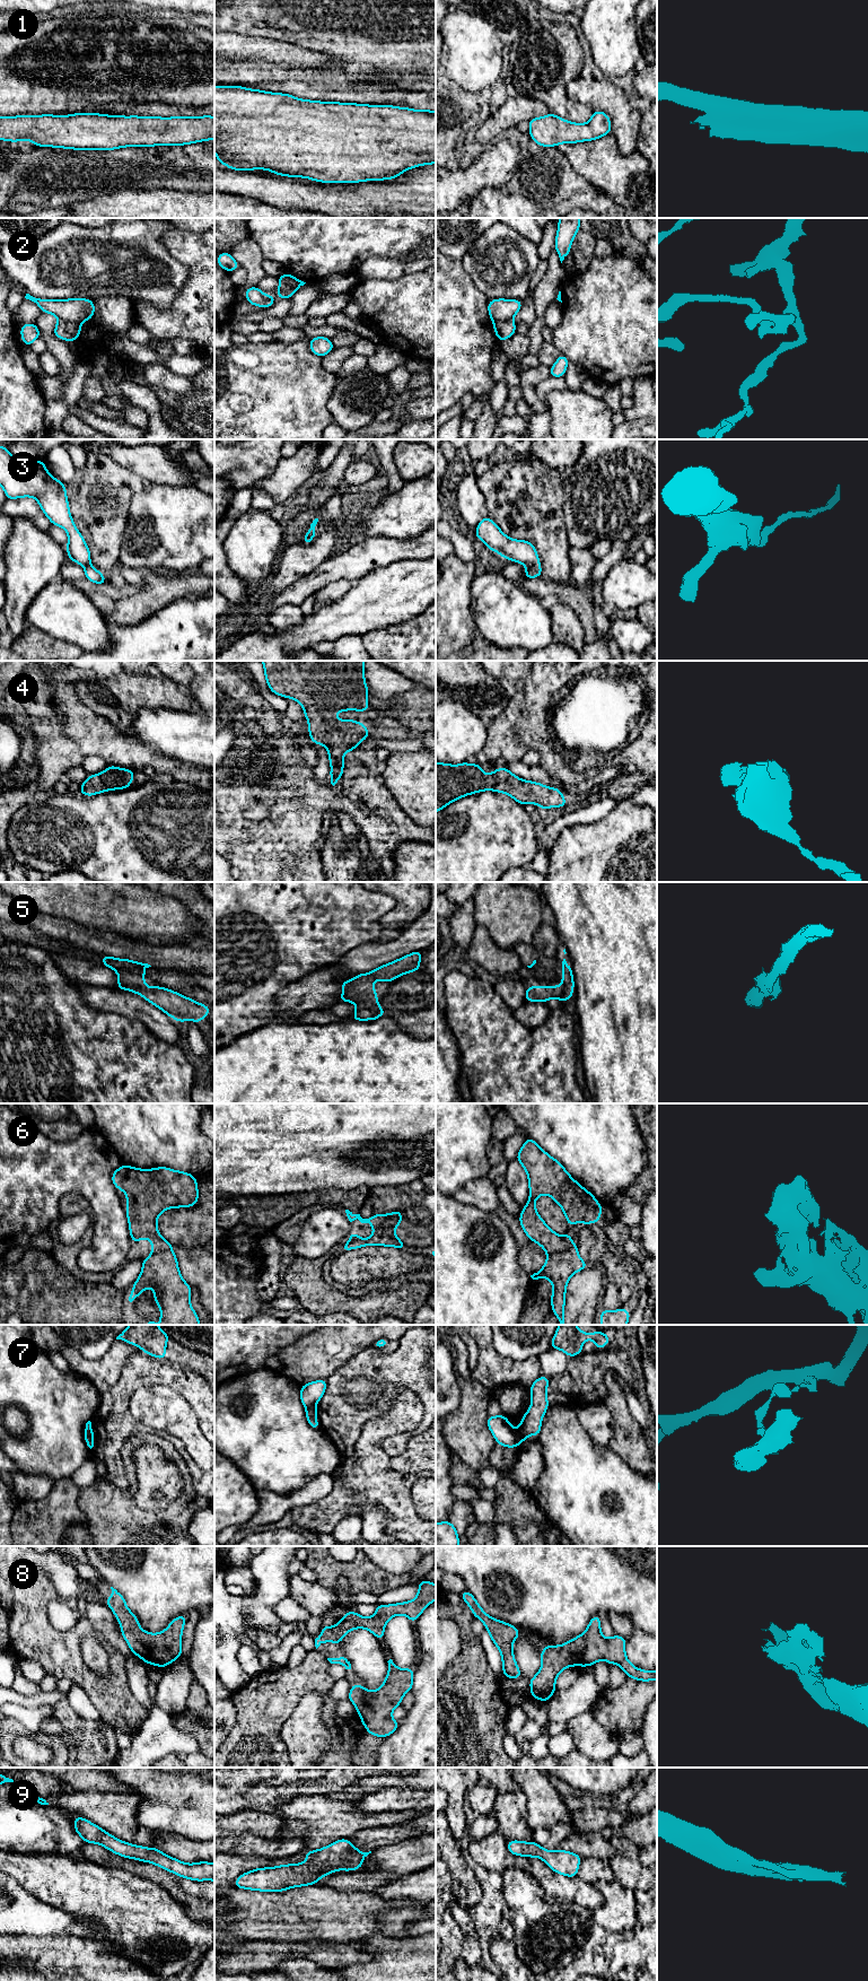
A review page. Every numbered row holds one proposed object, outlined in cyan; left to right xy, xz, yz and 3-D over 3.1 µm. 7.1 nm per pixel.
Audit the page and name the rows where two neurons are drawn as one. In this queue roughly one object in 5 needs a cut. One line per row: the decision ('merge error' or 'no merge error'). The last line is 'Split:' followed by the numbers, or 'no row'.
1: no merge error
2: merge error
3: no merge error
4: no merge error
5: no merge error
6: merge error
7: merge error
8: no merge error
9: no merge error
Split: 2, 6, 7

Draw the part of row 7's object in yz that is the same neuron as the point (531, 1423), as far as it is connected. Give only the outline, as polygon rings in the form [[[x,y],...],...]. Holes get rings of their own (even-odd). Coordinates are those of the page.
[[[540,1376],[529,1387],[532,1405],[524,1414],[517,1431],[520,1442],[527,1440],[529,1433],[536,1437],[541,1433],[542,1419],[550,1406],[546,1396],[549,1384],[550,1377]]]

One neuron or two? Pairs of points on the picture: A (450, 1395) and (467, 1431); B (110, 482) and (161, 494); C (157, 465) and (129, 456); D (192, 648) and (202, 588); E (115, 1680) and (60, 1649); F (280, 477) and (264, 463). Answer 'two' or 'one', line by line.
A: two
B: two
C: one
D: two
E: one
F: two

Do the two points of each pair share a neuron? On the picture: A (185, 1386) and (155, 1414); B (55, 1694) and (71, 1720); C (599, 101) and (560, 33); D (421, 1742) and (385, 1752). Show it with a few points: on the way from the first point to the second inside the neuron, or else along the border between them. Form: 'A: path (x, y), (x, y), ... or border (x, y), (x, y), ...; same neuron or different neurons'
A: border (151, 1386), (168, 1386), (174, 1389), (194, 1413); different neurons
B: border (66, 1699), (59, 1703); different neurons
C: border (579, 75), (568, 85), (567, 94), (581, 102); different neurons
D: path (412, 1751), (394, 1752); same neuron

